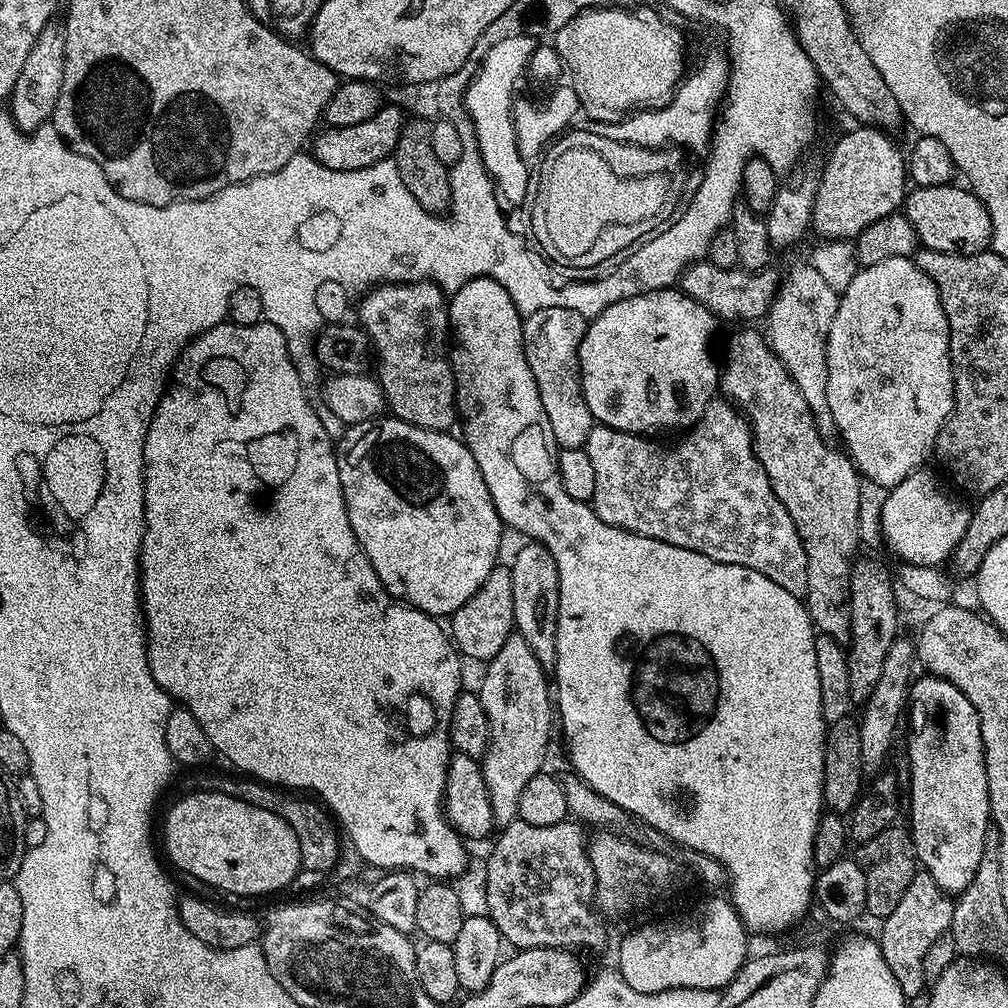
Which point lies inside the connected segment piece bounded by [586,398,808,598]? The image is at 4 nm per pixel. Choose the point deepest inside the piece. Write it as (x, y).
(710, 494)

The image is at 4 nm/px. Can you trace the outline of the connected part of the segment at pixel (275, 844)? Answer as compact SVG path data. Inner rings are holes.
M219 790L192 792L182 797L164 820L164 844L168 847L169 858L182 871L189 872L194 879L212 888L233 892L236 896L264 896L267 892L280 892L302 872L298 838L277 812L262 810L249 800L239 800Z

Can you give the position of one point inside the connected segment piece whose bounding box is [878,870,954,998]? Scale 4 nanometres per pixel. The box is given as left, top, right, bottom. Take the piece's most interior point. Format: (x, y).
(925, 914)

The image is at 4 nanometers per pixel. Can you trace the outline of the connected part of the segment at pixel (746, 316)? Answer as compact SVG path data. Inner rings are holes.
M707 260L696 261L682 271L678 278L678 286L682 292L706 306L719 319L740 318L744 320L742 322L752 322L758 315L760 318L767 315L772 300L779 291L782 274L780 270L772 269L751 272L737 267L716 267Z

